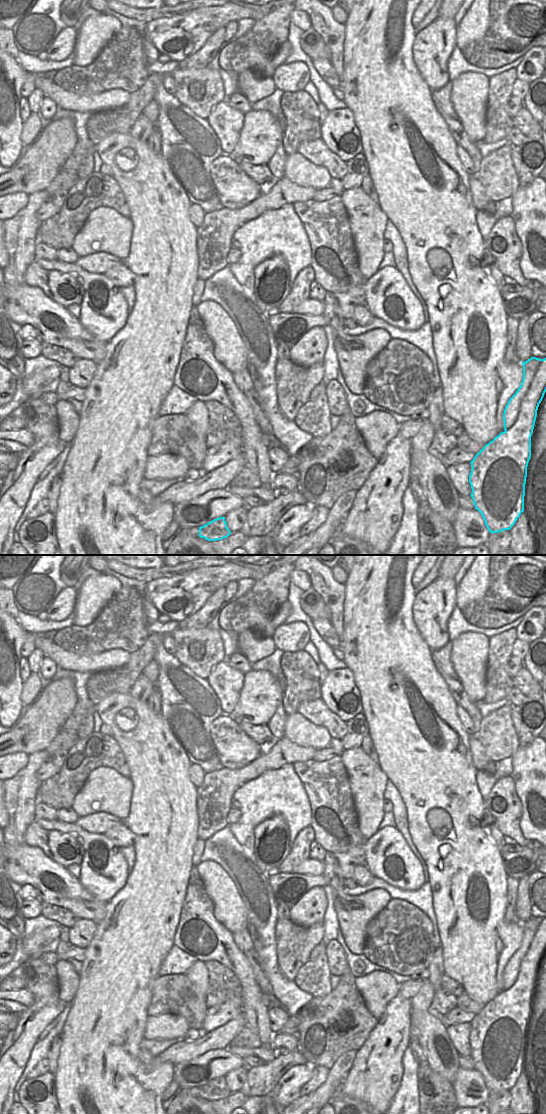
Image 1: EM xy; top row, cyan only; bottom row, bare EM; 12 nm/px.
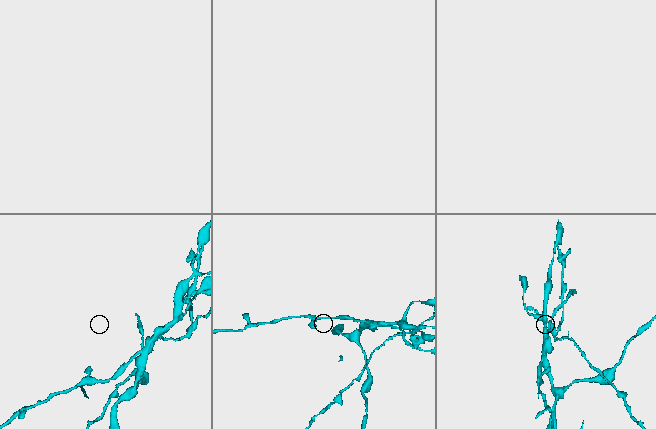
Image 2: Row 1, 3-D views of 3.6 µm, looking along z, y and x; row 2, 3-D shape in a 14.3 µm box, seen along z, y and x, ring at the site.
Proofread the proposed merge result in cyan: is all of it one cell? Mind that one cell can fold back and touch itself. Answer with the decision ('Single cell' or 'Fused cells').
Fused cells

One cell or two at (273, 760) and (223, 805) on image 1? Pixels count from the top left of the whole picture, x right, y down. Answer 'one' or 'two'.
one

